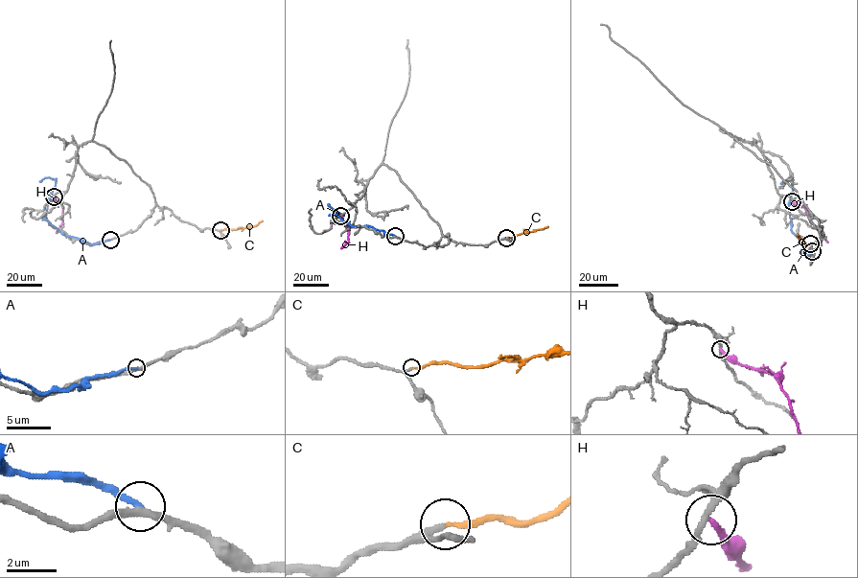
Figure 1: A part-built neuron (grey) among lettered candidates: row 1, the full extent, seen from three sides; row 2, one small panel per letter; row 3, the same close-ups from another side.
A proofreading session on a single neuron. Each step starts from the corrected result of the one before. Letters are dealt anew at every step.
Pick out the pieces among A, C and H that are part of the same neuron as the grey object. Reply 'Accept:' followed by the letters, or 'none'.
Accept: C

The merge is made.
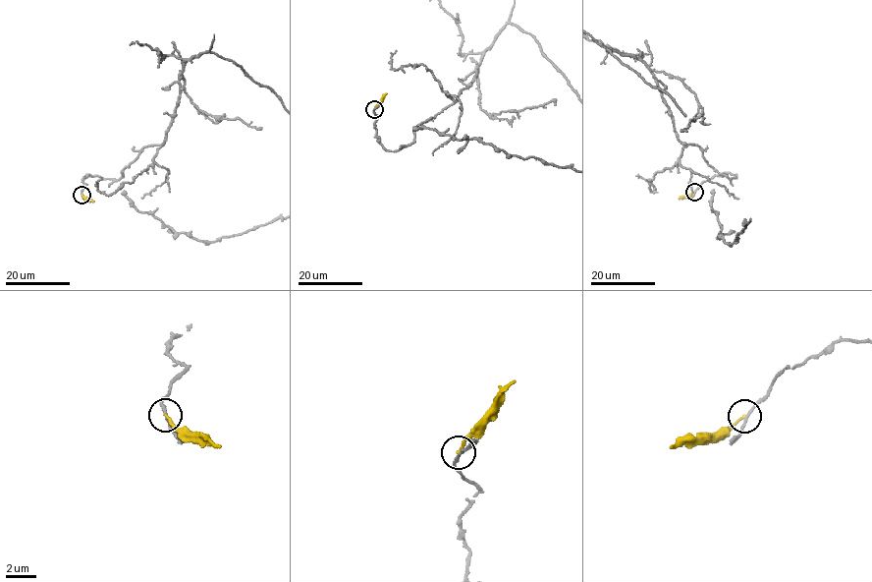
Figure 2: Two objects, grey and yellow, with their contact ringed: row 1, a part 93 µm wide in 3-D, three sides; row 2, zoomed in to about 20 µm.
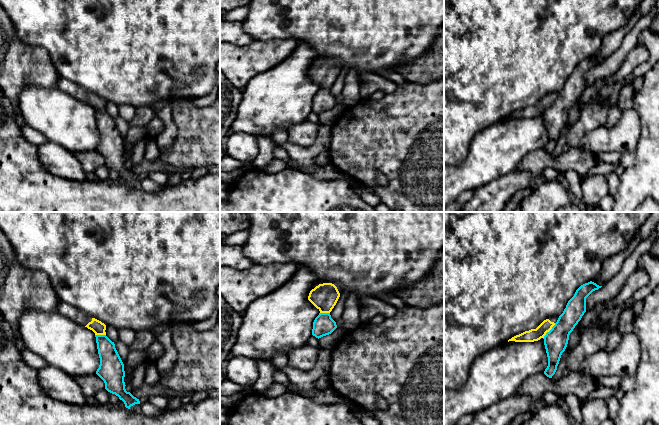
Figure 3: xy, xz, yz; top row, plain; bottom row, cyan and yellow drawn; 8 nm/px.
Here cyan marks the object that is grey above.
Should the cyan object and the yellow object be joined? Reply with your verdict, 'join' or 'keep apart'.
keep apart

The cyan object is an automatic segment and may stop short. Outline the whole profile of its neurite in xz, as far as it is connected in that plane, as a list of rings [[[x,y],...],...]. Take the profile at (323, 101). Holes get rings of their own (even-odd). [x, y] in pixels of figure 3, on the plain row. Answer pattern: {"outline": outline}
{"outline": [[[319,89],[313,98],[312,111],[316,114],[331,110],[337,104],[336,98],[330,89]]]}

